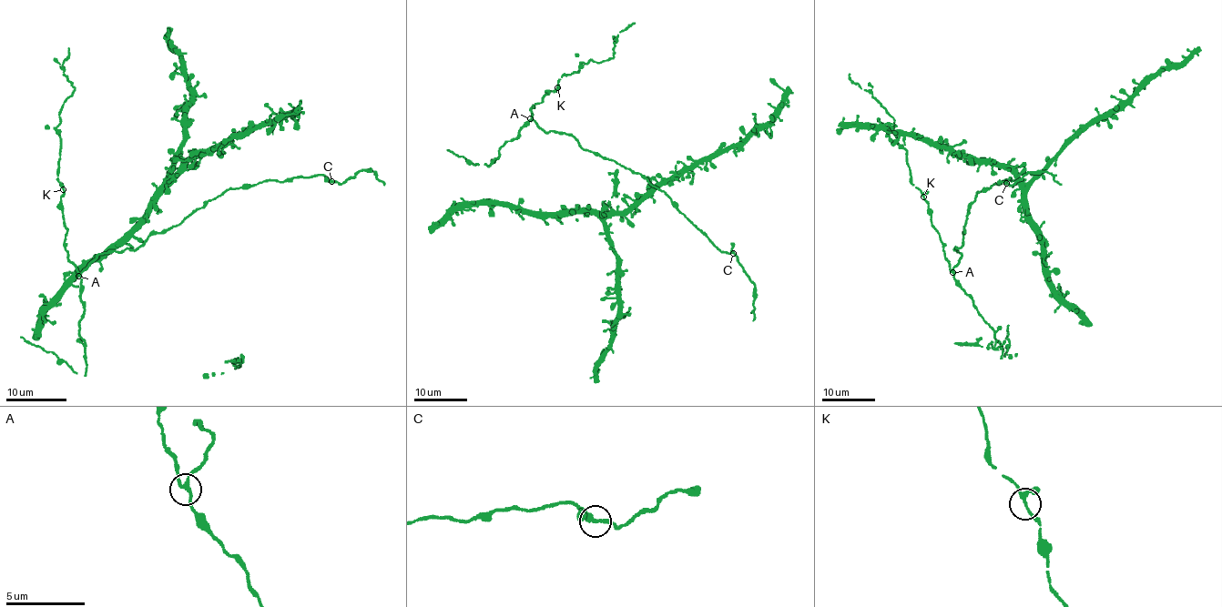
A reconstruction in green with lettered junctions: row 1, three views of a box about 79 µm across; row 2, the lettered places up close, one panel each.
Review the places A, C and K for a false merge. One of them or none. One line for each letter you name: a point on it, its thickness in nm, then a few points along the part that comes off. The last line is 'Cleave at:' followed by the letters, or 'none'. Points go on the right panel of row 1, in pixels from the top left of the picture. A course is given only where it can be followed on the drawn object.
Cleave at: none

